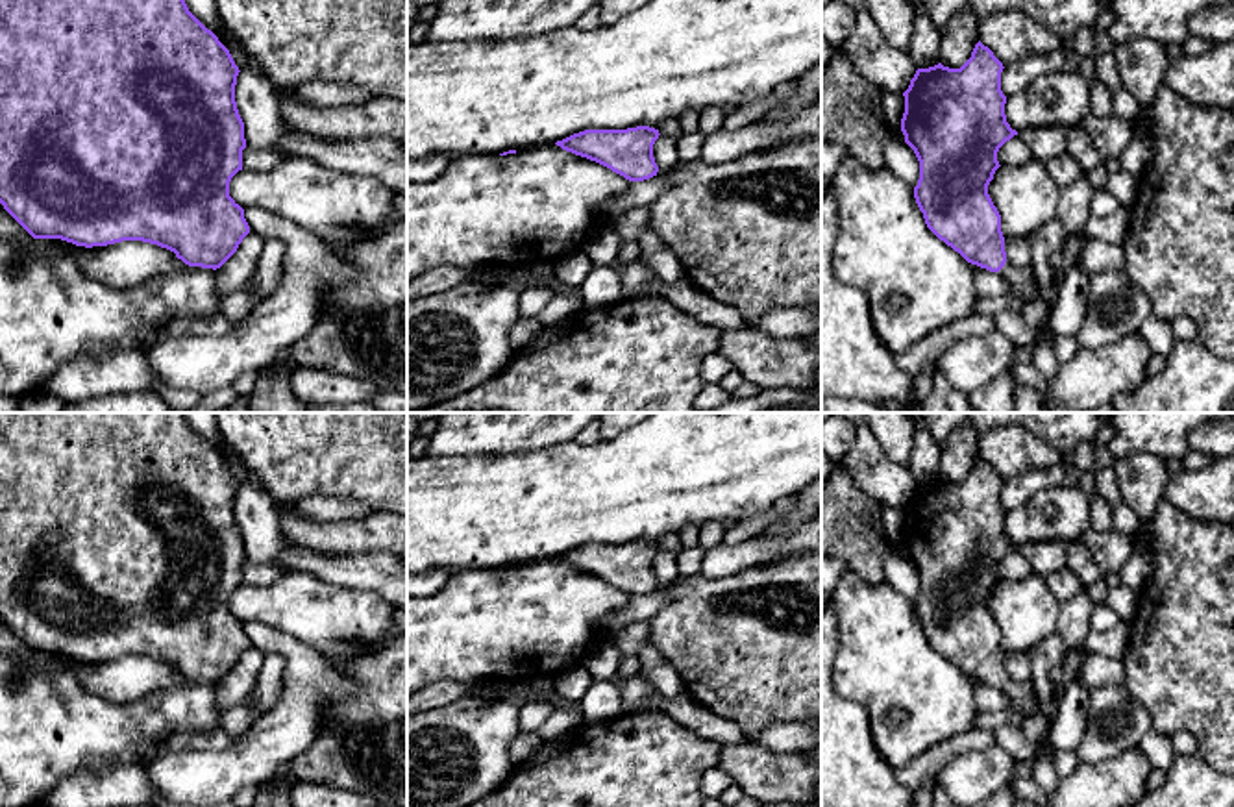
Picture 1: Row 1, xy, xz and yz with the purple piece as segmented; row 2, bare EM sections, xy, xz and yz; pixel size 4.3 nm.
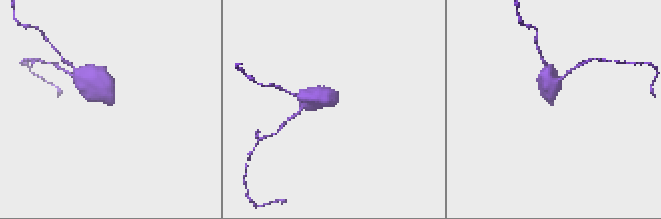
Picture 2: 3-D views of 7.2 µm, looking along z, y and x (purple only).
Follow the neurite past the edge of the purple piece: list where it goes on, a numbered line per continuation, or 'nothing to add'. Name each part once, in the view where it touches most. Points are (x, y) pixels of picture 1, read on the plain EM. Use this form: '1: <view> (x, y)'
1: yz (1022, 698)

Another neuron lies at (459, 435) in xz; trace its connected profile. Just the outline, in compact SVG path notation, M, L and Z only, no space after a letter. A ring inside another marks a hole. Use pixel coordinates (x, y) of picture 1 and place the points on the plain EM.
M440 413L429 459L511 455L574 442L601 413Z

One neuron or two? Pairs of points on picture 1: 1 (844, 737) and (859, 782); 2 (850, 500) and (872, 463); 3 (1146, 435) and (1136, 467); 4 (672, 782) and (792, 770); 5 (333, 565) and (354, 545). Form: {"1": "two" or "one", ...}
{"1": "one", "2": "two", "3": "two", "4": "two", "5": "two"}

